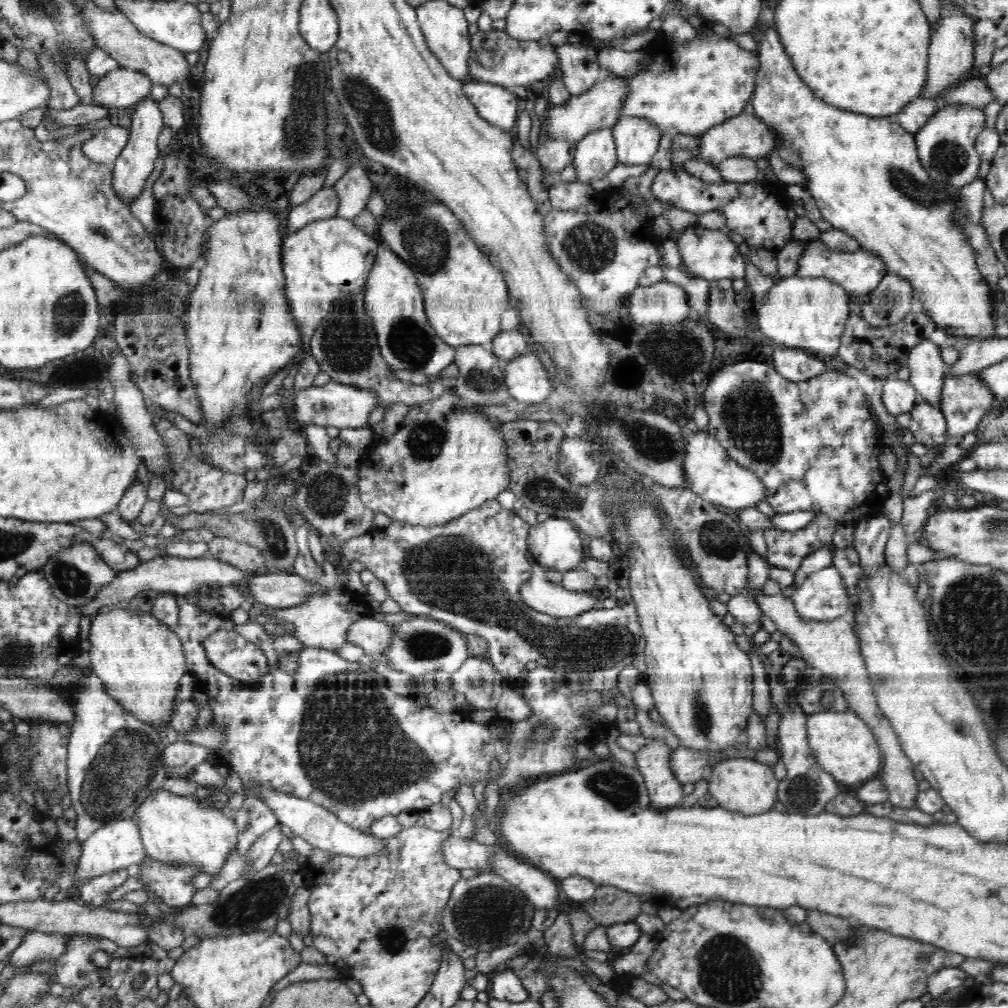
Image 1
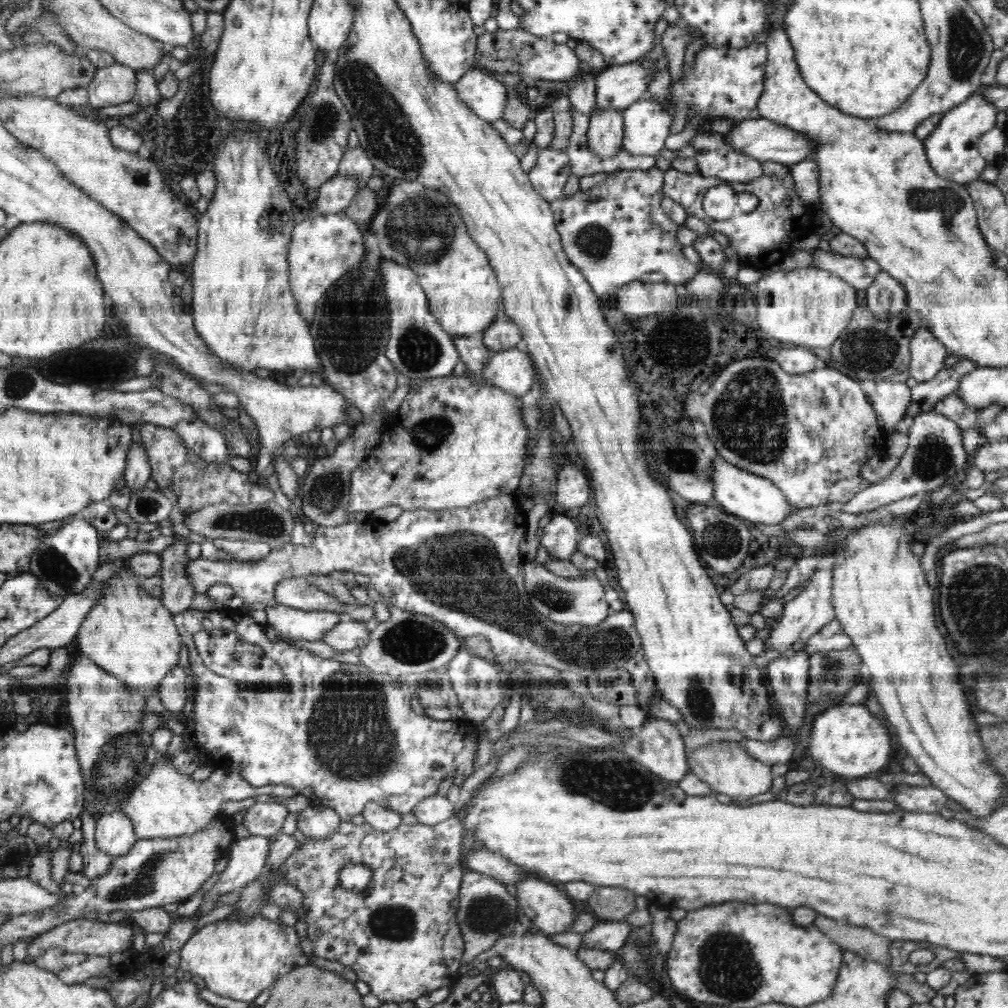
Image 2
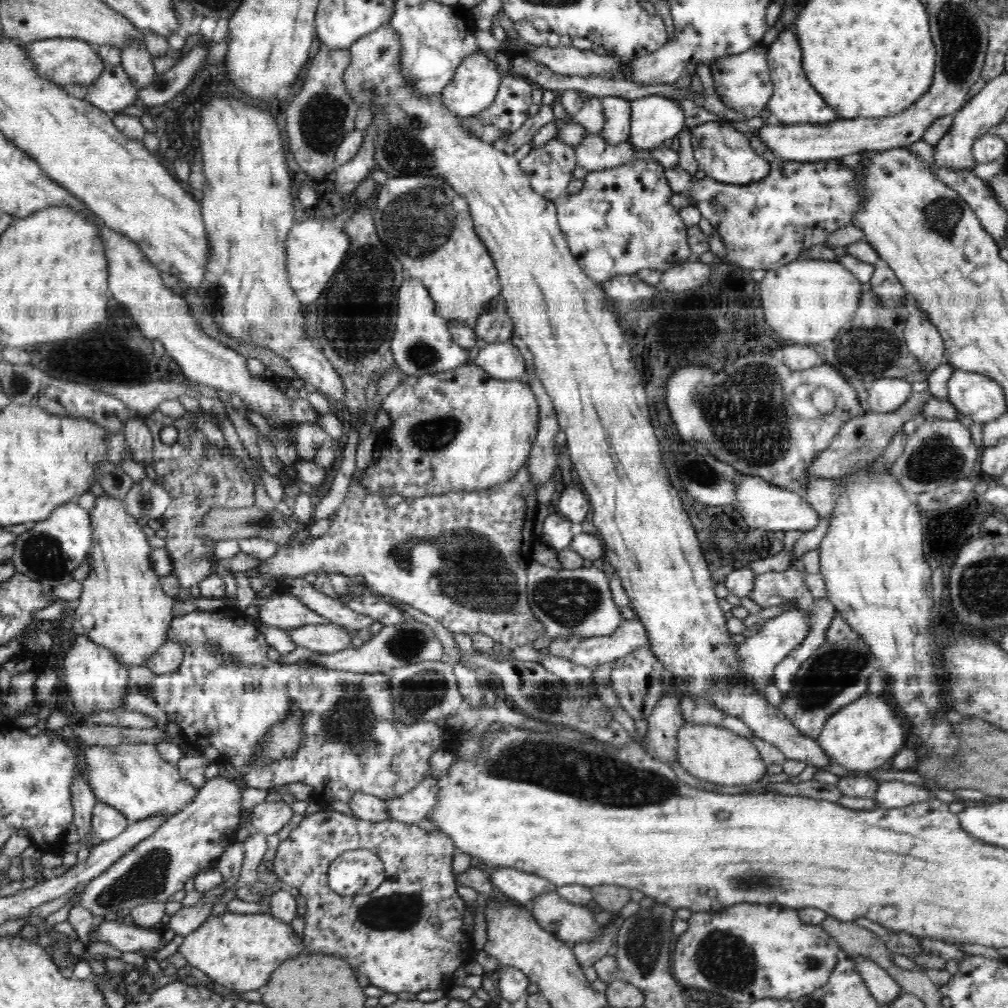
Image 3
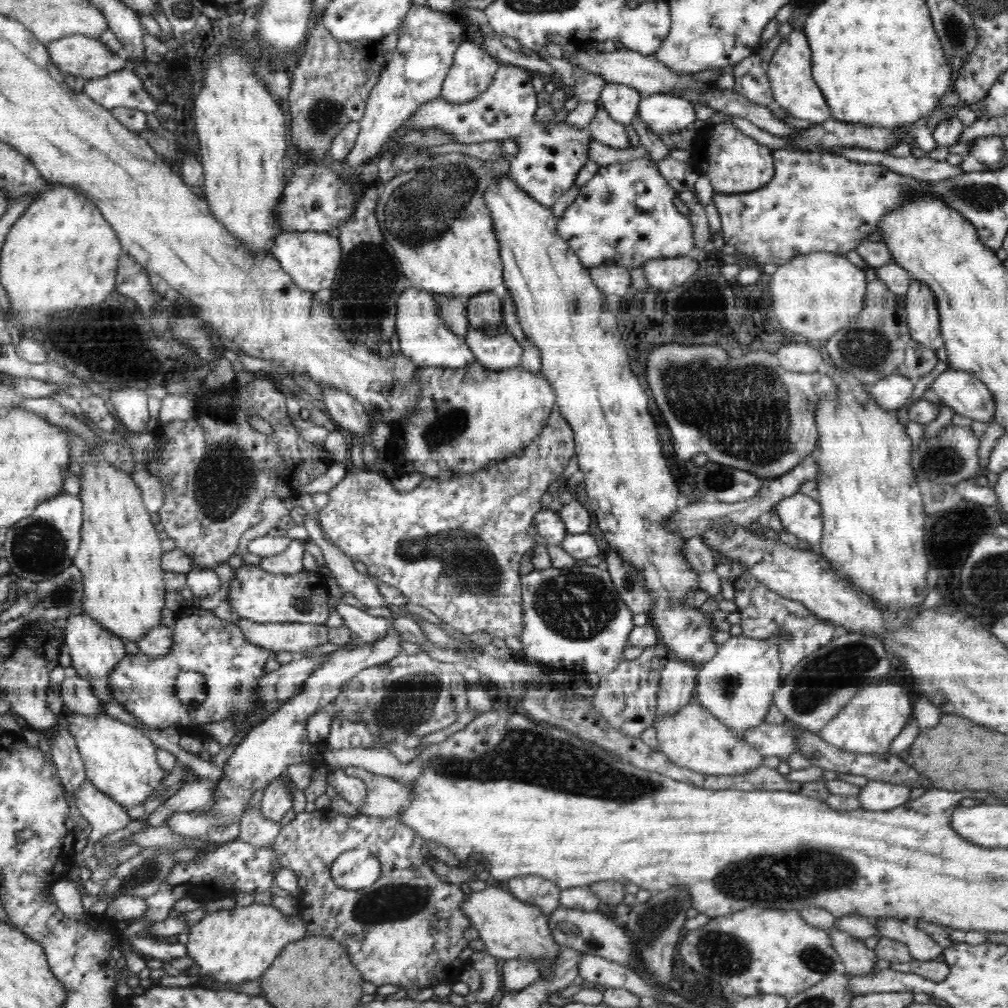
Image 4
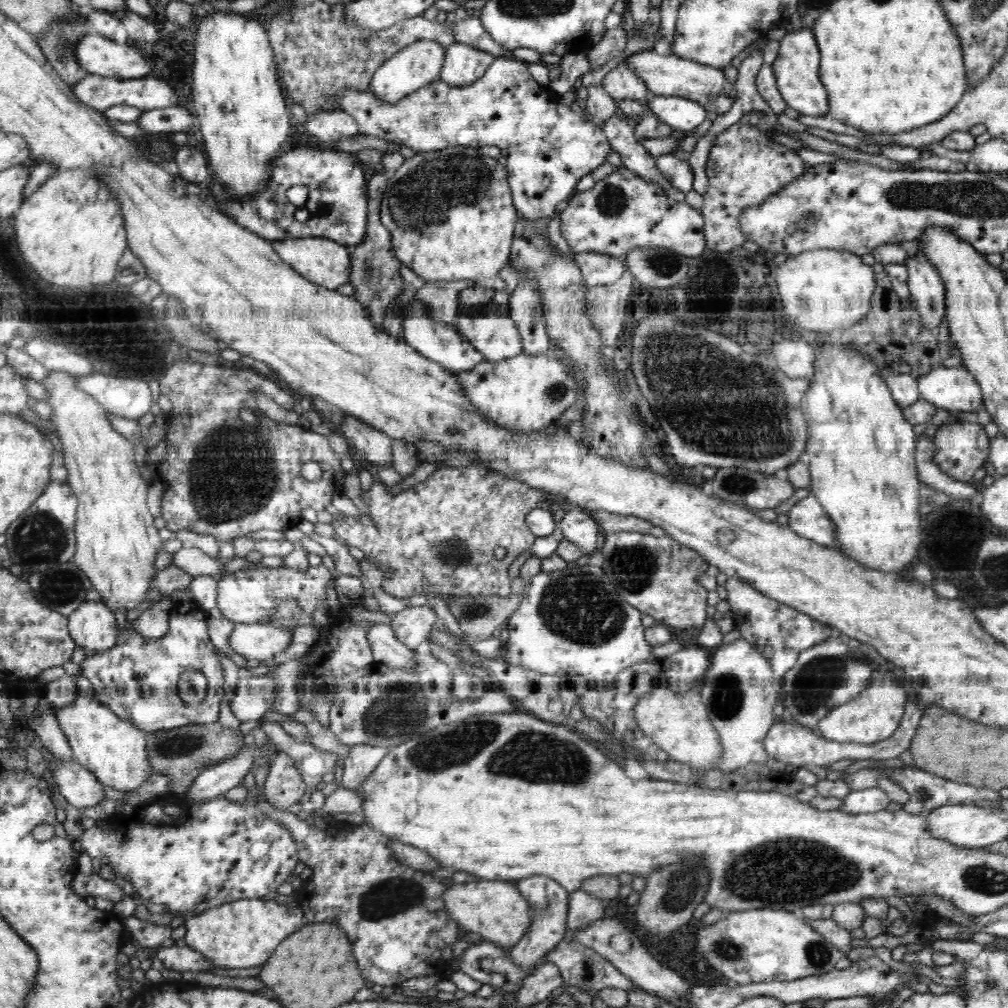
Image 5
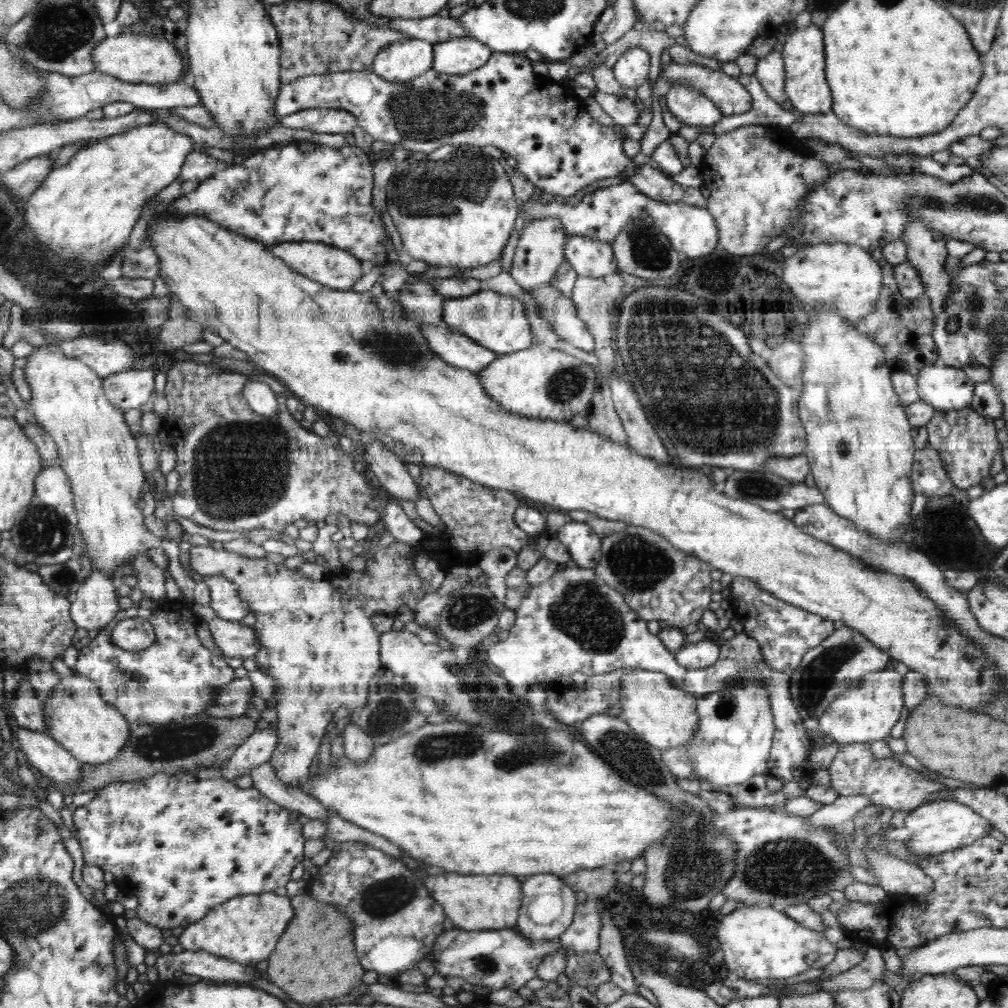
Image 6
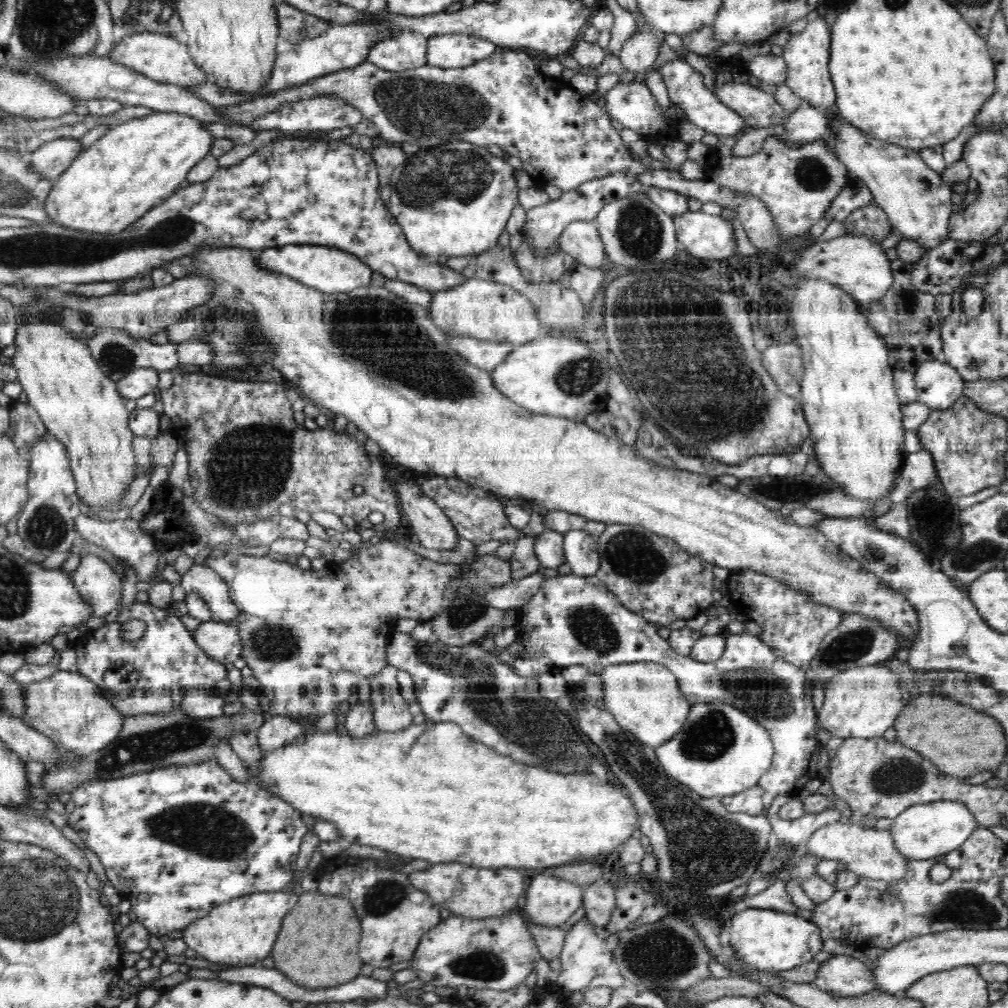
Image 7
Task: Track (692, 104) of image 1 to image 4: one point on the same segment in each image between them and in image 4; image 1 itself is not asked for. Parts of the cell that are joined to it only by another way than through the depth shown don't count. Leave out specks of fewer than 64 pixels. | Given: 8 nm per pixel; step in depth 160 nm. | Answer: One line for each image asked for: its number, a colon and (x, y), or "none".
2: (722, 82)
3: (742, 82)
4: (751, 80)

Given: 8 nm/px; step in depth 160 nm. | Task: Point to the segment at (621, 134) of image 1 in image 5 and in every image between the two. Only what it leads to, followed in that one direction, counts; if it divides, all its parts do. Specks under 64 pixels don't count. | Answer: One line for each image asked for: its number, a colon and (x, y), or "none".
2: (646, 124)
3: (655, 118)
4: (662, 112)
5: (685, 114)

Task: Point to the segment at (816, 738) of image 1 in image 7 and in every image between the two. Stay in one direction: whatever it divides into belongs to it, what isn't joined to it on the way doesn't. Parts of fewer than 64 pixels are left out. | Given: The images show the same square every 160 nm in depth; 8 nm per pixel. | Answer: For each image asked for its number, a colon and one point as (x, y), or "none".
2: (848, 740)
3: (864, 735)
4: (869, 723)
5: (873, 715)
6: (866, 713)
7: (863, 702)

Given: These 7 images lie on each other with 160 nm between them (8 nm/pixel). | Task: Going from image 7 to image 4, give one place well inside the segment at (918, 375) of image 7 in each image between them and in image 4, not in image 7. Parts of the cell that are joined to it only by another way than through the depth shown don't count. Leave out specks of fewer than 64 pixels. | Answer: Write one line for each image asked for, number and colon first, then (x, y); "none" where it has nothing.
4: (966, 395)
5: (951, 388)
6: (944, 387)

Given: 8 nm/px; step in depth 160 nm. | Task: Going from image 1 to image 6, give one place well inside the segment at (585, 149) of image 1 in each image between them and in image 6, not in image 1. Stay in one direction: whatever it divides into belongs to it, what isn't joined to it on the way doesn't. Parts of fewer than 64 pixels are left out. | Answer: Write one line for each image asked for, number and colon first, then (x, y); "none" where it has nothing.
2: (605, 135)
3: (617, 110)
4: (621, 102)
5: (621, 83)
6: (631, 70)

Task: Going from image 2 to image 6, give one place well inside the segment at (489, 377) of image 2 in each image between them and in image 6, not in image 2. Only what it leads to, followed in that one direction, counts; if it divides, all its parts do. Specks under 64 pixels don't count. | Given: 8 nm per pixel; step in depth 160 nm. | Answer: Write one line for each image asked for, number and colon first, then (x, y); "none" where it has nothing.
3: (503, 361)
4: (501, 352)
5: (495, 335)
6: (494, 321)

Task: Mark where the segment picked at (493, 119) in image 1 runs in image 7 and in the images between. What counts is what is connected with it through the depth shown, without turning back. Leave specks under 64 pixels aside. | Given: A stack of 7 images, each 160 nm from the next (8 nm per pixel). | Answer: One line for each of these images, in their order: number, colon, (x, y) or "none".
2: (485, 95)
3: (475, 85)
4: (471, 73)
5: (463, 64)
6: (458, 56)
7: (444, 50)

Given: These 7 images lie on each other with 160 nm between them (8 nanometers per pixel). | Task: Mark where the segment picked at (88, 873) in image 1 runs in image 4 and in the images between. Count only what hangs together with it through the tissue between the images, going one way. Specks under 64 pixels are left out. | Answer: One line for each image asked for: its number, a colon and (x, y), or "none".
2: (114, 834)
3: (108, 822)
4: (105, 816)

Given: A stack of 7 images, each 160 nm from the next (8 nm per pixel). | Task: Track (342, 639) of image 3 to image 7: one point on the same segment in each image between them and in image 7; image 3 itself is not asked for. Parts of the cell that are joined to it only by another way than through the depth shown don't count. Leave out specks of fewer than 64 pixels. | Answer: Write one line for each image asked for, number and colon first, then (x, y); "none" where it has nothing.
4: (295, 637)
5: (258, 641)
6: (233, 639)
7: (219, 639)

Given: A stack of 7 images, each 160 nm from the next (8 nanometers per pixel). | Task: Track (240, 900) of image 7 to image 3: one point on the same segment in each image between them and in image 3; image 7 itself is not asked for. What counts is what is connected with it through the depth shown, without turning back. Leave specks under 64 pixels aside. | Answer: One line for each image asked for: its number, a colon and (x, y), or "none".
3: (238, 951)
4: (237, 945)
5: (241, 934)
6: (247, 928)

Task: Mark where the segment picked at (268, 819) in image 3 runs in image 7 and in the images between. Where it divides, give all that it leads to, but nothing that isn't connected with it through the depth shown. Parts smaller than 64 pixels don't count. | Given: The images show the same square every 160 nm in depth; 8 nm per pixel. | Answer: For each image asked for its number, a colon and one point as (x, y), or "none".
4: (277, 802)
5: (284, 786)
6: (316, 640)
7: (310, 637)

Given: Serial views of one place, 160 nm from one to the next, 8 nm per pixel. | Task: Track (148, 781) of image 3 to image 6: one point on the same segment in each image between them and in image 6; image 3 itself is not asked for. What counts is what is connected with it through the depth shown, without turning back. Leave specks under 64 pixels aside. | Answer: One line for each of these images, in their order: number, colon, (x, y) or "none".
4: (120, 760)
5: (114, 750)
6: (76, 716)

